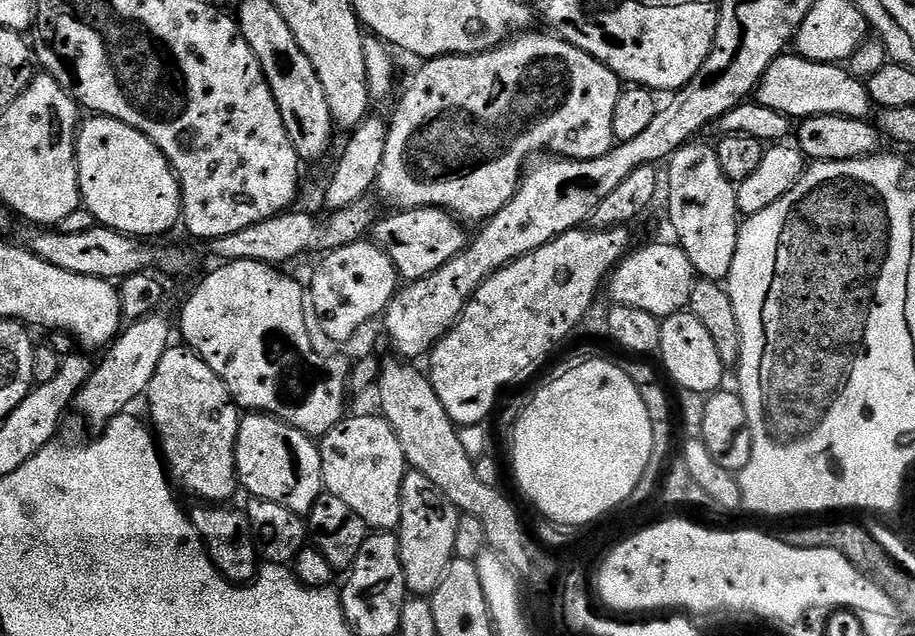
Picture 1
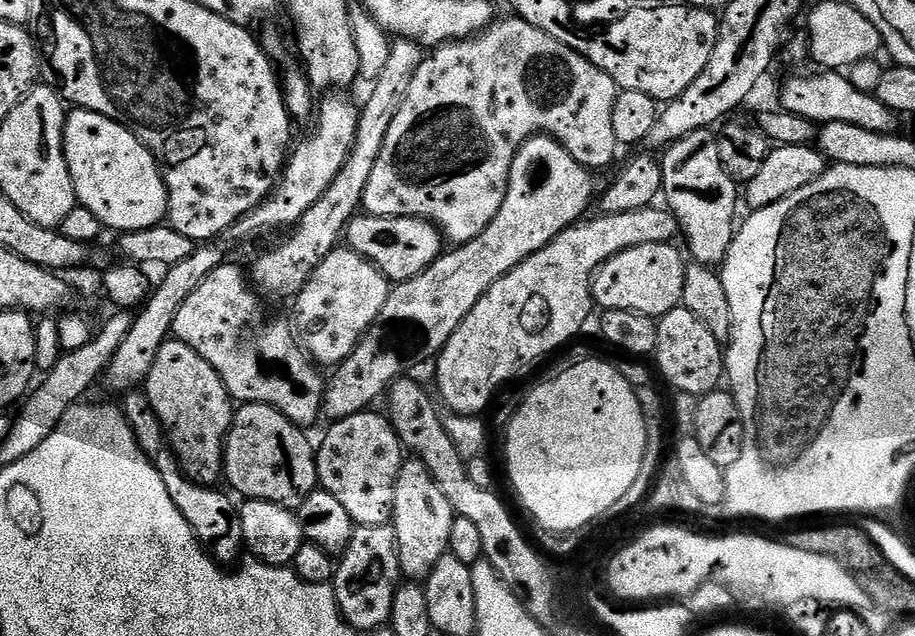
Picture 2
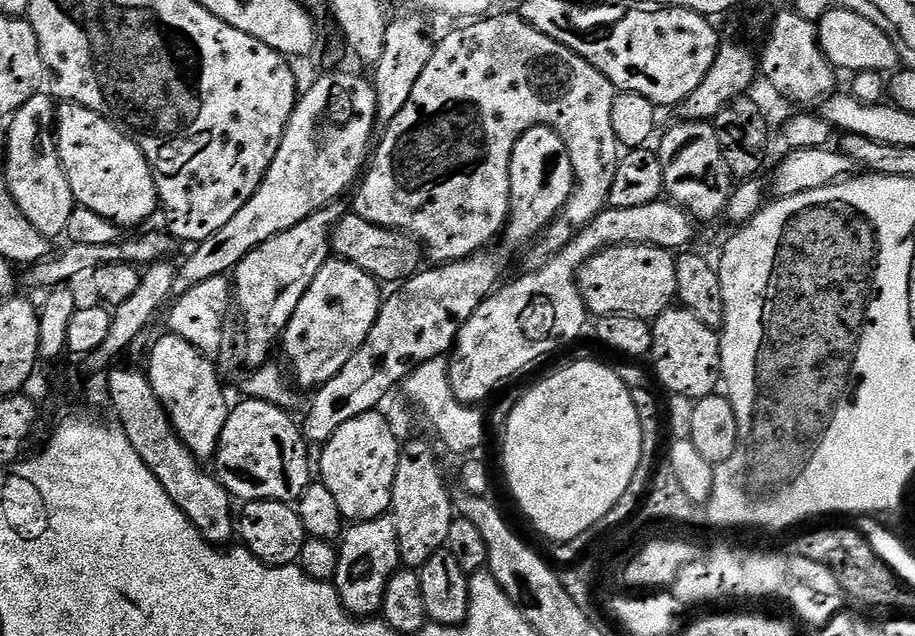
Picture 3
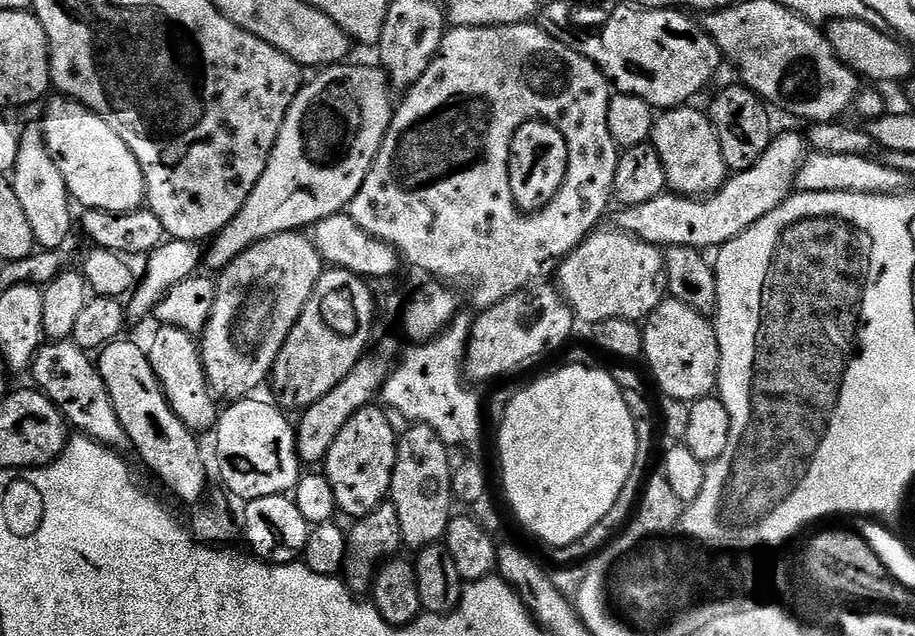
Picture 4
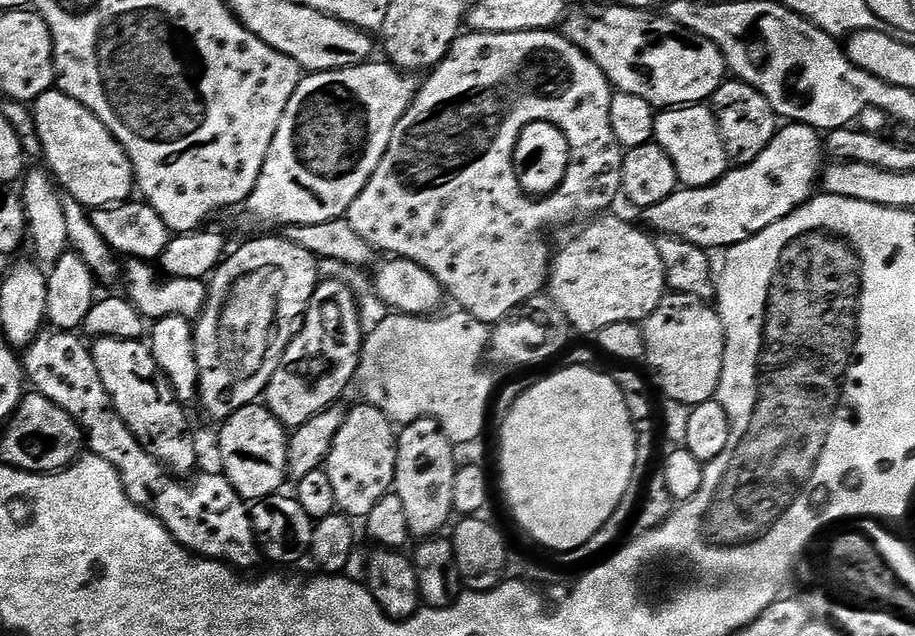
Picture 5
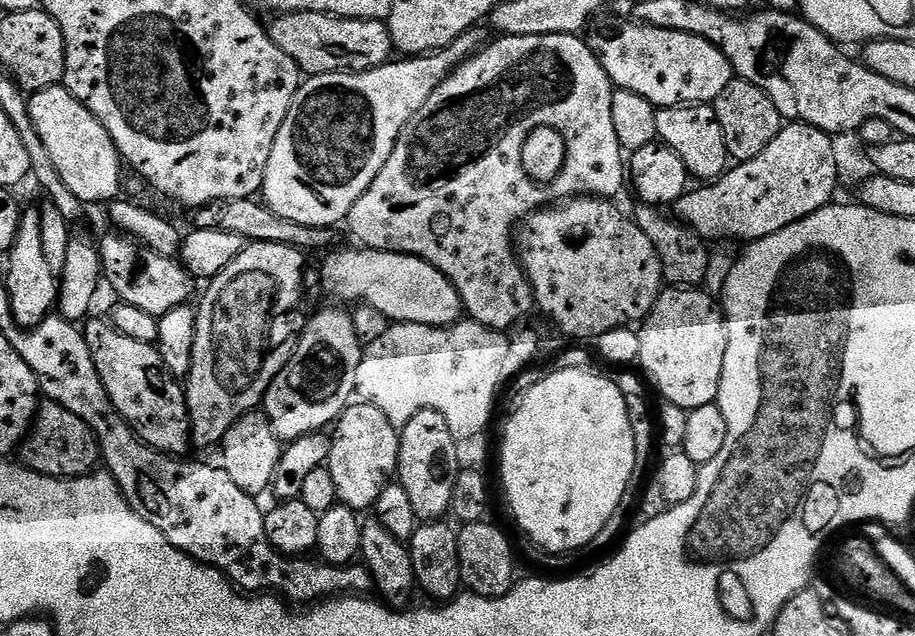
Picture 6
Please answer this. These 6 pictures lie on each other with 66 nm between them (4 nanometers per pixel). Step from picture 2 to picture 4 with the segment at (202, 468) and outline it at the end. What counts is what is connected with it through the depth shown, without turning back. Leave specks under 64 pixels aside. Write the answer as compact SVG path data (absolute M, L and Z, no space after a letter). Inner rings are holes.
M160 326L155 330L156 337L153 338L152 345L147 345L146 351L150 358L150 366L154 366L154 374L158 374L158 382L174 414L178 414L178 418L182 418L184 425L197 434L203 434L207 428L208 431L215 429L218 419L218 401L208 385L197 337L191 336L181 328Z

